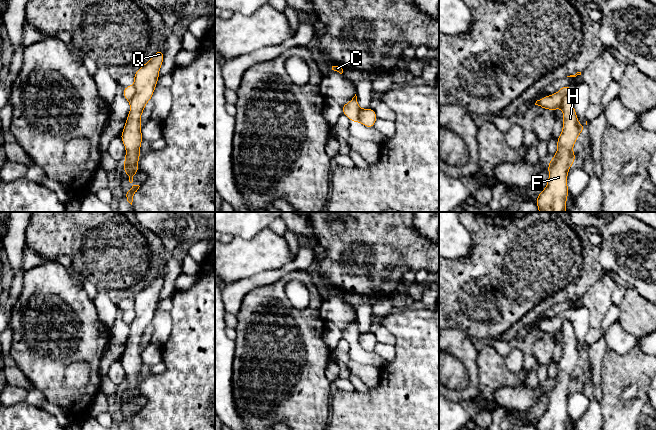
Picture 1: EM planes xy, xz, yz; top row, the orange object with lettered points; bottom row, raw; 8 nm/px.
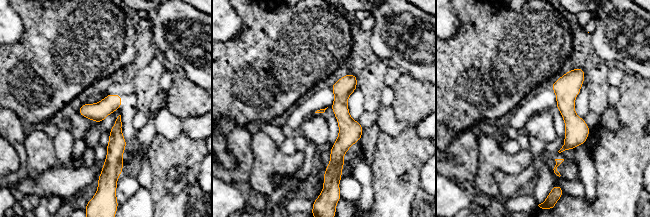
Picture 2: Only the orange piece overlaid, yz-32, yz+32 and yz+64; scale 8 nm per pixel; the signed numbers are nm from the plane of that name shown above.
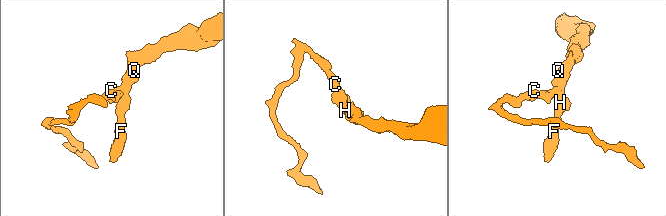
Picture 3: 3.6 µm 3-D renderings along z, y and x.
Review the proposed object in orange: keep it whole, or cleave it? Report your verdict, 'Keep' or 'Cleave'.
Cleave

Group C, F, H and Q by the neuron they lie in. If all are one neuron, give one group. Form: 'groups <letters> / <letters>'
groups C / F H Q

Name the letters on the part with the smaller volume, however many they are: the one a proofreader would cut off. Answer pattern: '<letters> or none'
C

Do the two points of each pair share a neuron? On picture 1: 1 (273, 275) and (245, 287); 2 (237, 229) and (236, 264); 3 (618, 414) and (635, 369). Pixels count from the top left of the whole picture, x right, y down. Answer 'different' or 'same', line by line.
1: same
2: different
3: same

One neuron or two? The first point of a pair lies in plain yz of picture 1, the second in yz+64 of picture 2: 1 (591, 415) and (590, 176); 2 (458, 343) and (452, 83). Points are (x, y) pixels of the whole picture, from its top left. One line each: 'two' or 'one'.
1: one
2: two

